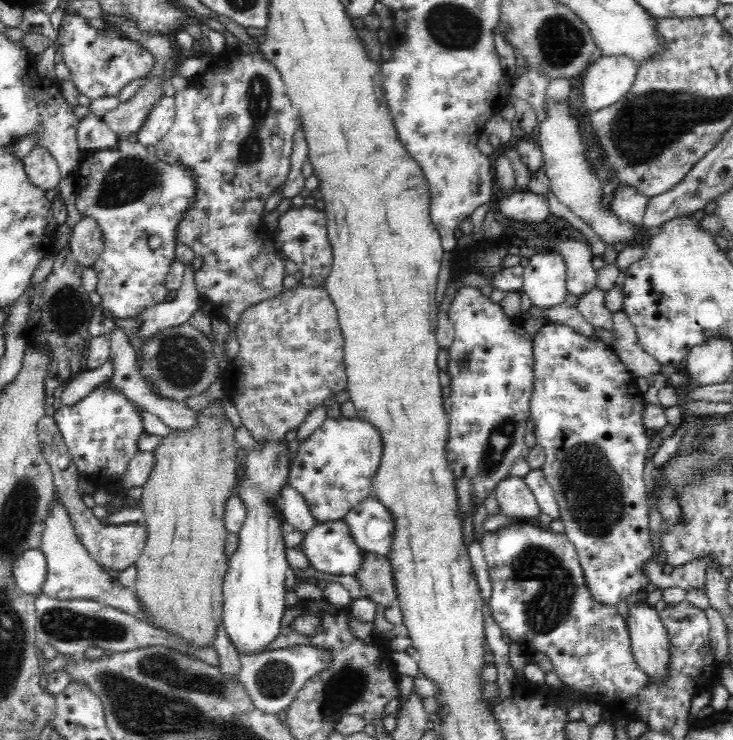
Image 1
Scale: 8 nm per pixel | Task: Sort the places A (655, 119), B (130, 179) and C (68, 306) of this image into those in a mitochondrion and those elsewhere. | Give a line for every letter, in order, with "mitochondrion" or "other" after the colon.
A: mitochondrion
B: mitochondrion
C: mitochondrion

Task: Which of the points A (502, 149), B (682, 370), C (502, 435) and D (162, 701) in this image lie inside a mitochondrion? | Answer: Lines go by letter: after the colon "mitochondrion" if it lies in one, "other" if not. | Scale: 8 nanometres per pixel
A: other
B: other
C: mitochondrion
D: mitochondrion

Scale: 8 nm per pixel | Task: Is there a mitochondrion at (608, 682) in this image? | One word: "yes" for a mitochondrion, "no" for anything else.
no

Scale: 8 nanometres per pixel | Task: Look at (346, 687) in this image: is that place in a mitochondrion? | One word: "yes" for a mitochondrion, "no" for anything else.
yes

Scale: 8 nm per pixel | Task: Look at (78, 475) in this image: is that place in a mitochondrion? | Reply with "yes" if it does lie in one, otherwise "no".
no

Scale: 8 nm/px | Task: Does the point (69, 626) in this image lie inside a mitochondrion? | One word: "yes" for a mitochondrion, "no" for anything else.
yes

